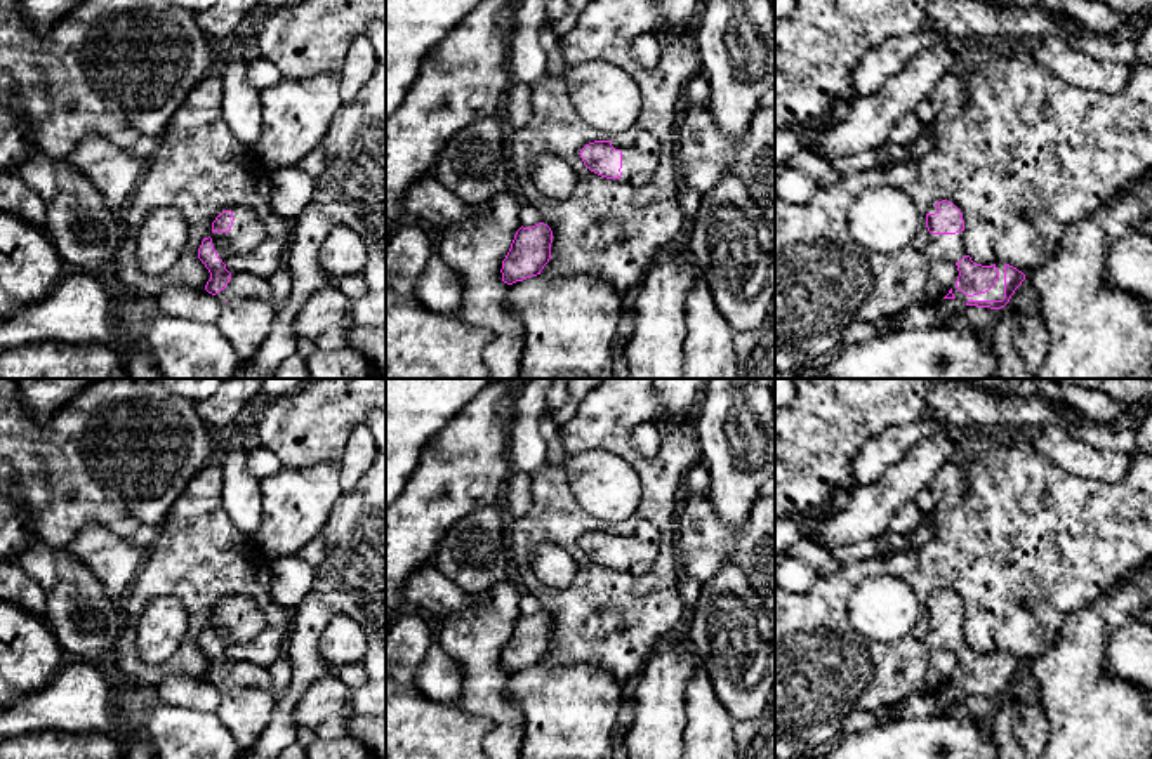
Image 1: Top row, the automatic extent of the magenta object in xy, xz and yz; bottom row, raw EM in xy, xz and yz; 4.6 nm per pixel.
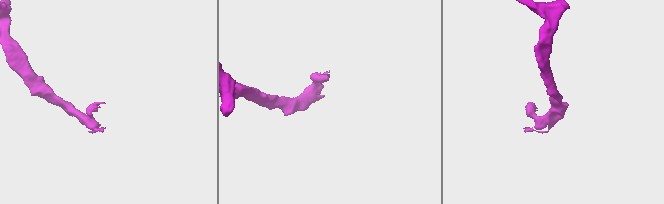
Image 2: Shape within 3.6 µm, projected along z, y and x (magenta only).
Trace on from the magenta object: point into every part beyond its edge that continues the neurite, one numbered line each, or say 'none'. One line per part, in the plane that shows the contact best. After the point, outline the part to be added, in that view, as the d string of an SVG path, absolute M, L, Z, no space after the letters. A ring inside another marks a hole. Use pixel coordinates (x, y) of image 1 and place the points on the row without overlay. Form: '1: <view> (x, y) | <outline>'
1: xz (640, 547) | M639 521L631 533L612 531L612 535L622 540L622 564L612 570L631 575L643 575L652 570L662 544L662 535L653 523Z
2: yz (996, 681) | M996 653L996 657L999 660L999 667L989 681L968 686L961 679L957 679L956 674L954 674L952 676L954 686L959 688L964 693L968 690L1003 690L1004 688L1004 653Z

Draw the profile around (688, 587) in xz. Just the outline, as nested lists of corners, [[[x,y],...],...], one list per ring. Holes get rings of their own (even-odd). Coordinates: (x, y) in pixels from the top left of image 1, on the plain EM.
[[[678,571],[678,592],[688,610],[697,604],[702,587],[704,582],[697,580],[695,577],[690,577],[688,573]]]

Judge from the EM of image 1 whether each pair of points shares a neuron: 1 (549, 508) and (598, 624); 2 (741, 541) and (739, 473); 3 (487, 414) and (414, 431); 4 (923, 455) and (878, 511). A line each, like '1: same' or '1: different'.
1: same
2: different
3: different
4: same

